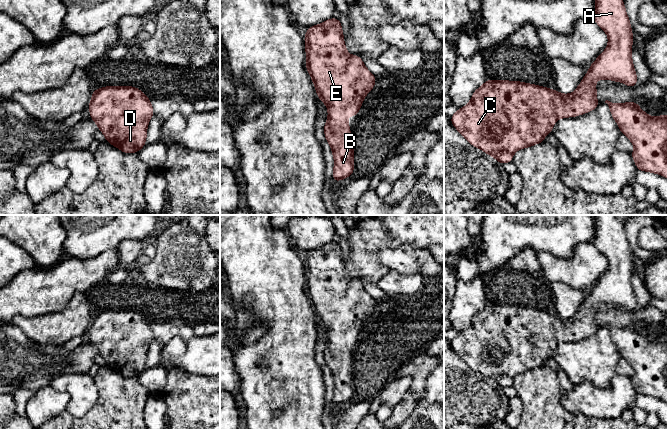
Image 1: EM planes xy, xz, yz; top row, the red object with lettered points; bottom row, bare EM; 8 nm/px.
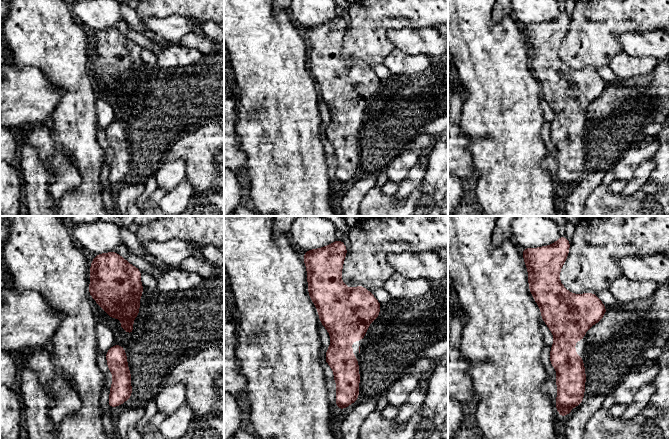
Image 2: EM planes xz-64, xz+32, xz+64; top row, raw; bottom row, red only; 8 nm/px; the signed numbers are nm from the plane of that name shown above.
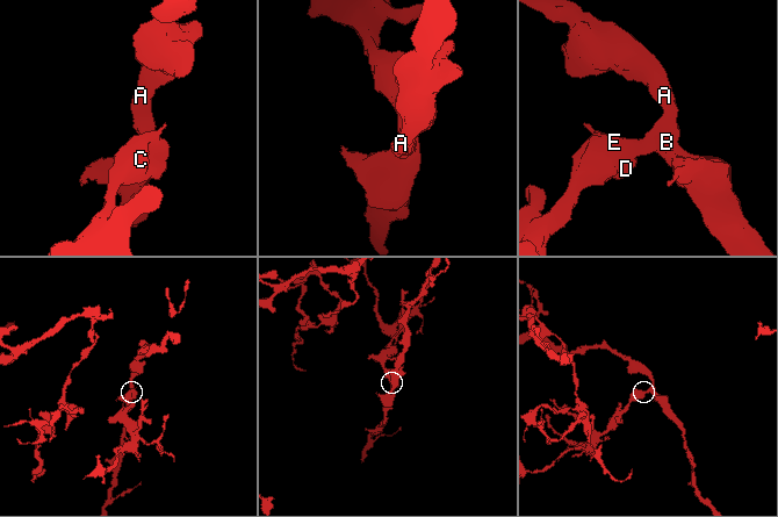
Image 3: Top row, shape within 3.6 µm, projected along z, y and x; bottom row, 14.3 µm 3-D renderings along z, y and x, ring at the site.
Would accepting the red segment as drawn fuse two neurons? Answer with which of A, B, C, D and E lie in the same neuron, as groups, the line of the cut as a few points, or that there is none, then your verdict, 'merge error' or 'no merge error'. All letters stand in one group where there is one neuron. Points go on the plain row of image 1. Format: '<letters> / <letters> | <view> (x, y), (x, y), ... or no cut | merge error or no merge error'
A B C D E | no cut | no merge error

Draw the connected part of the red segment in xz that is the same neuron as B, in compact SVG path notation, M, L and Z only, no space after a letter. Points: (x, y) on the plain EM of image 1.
M331 242L325 246L308 251L304 259L306 274L306 293L314 307L318 323L328 333L328 343L324 349L325 364L331 370L334 380L333 404L345 403L354 395L354 372L350 357L348 340L358 339L364 321L374 312L376 300L364 289L358 279L349 279L344 267L341 246Z

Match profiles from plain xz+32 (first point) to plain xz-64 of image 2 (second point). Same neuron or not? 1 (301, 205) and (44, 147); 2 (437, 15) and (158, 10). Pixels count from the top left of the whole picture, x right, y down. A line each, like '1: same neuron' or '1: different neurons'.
1: different neurons
2: same neuron

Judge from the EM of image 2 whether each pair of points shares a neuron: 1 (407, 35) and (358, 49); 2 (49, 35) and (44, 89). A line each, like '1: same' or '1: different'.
1: different
2: different

